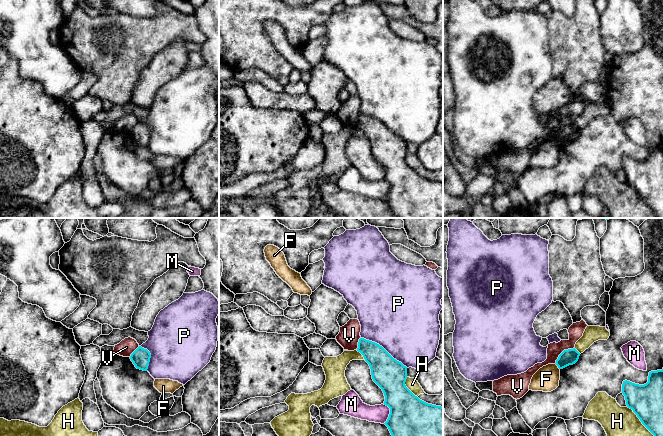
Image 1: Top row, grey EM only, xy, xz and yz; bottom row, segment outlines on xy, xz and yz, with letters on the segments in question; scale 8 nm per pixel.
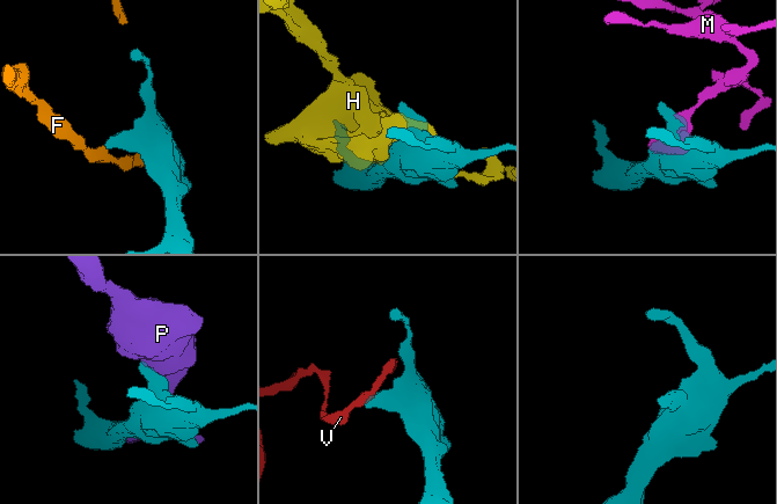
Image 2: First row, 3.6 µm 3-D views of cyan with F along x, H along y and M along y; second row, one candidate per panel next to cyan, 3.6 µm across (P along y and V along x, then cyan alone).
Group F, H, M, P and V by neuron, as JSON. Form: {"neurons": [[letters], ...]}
{"neurons": [["F"], ["H"], ["M"], ["P"], ["V"]]}

